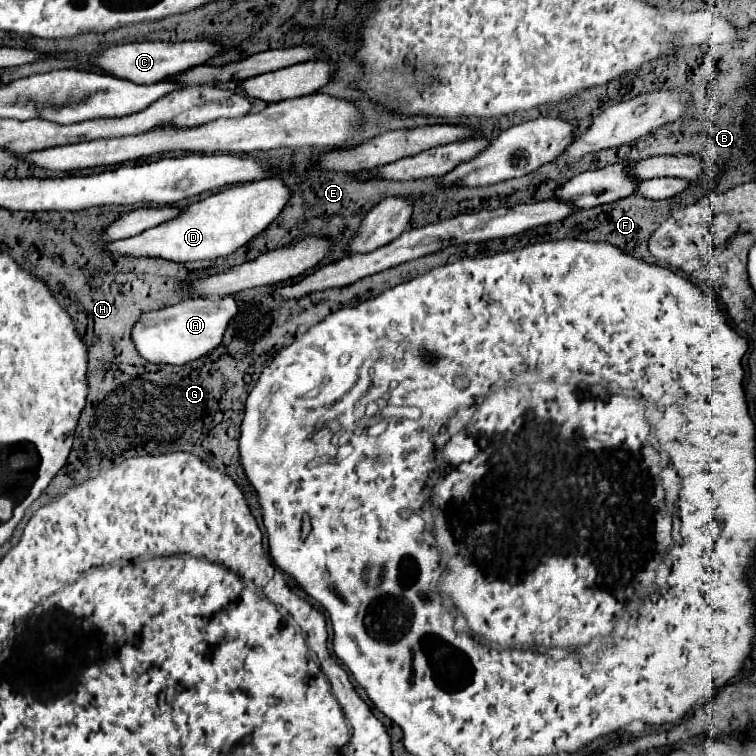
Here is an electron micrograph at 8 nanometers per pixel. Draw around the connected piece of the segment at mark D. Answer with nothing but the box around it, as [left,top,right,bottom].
[106,178,290,262]

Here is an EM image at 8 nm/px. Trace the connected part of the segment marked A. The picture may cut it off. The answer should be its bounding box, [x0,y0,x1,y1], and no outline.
[132,296,238,366]

